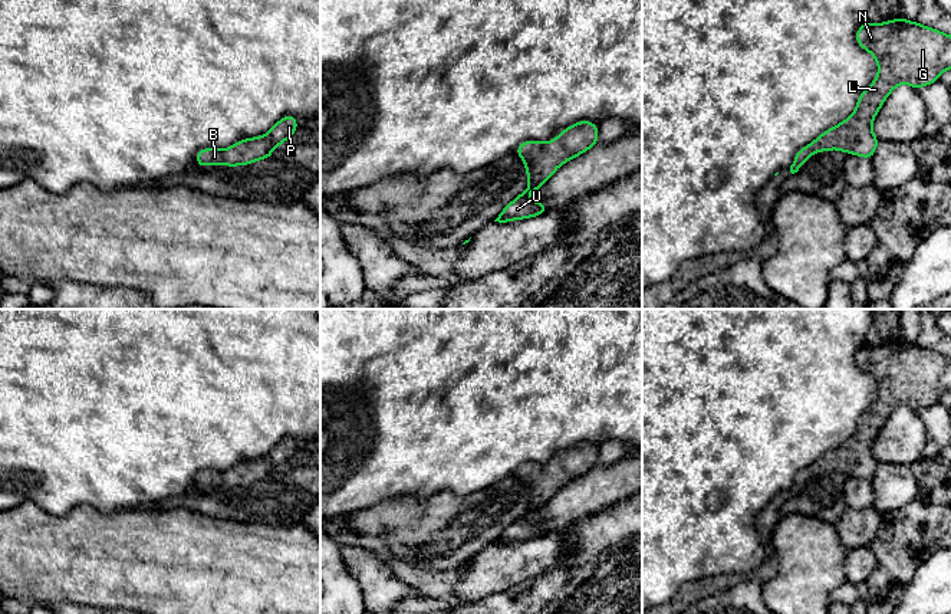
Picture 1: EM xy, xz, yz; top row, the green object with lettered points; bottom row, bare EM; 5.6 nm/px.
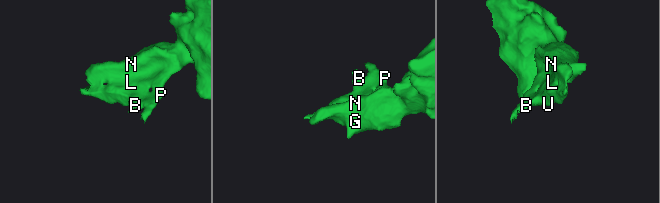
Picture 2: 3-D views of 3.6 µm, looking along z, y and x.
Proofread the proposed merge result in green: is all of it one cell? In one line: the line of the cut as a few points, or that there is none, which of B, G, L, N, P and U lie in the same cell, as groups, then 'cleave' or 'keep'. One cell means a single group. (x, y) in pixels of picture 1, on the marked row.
cut none; groups B G L N P U; keep

